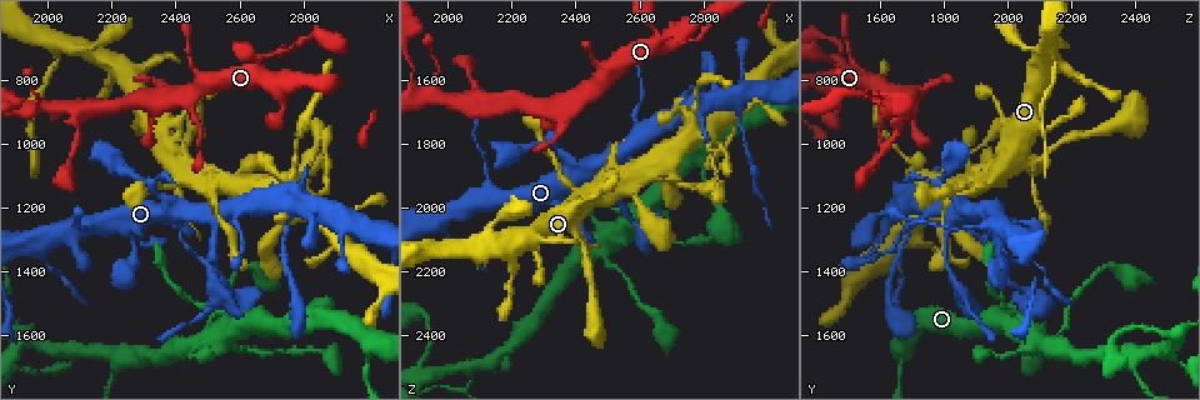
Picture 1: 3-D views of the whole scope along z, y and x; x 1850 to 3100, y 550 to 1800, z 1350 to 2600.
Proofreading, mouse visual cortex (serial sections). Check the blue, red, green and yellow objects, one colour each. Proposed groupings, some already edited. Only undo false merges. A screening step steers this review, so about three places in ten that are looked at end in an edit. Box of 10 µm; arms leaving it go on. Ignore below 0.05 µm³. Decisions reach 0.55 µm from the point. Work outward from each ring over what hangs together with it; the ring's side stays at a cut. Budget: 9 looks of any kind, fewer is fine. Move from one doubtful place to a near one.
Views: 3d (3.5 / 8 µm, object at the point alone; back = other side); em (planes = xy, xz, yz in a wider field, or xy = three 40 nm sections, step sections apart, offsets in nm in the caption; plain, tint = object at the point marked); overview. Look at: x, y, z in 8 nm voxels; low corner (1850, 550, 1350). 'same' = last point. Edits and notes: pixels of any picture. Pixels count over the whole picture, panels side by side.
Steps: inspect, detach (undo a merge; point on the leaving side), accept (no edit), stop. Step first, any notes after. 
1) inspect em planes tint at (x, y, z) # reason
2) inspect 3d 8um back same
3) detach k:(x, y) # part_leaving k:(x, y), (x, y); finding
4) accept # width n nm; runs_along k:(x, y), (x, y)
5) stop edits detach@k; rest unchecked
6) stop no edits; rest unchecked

inspect 3d 3.5um at (2300, 1120, 1800) # thick turns thin

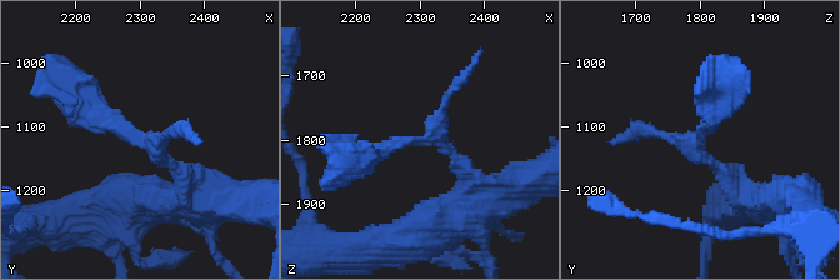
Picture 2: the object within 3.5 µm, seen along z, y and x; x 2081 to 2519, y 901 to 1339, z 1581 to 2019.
inspect em planes tint at (2295, 1125, 1800) # shape alone is not enough

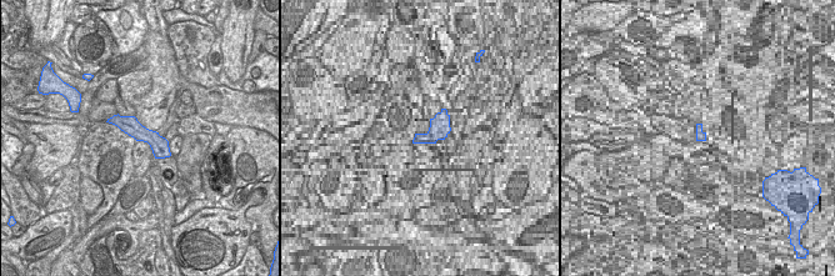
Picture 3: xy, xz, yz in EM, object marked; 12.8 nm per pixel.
accept # runs_along 3:(113, 120), (148, 135), (166, 154); continuous, no second cell

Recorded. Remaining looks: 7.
inspect 3d 3.5um at (2400, 1270, 1930) # abrupt turn

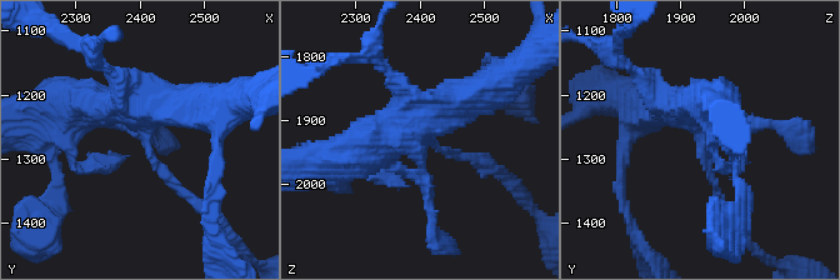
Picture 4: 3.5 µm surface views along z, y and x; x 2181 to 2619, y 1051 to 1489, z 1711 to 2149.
inspect em planes tint at (2410, 1280, 1935) # arm_widths 150, 450 nm

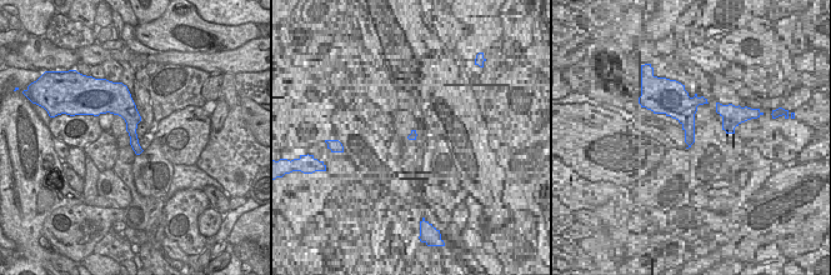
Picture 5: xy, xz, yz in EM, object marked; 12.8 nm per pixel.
inspect em xy step 2 tint same

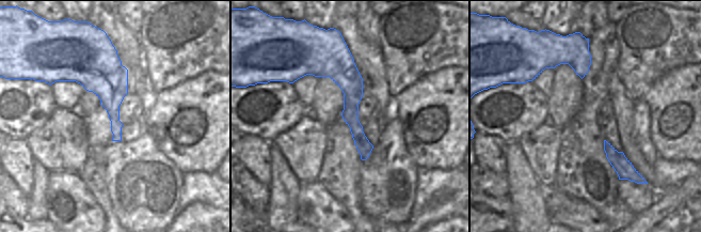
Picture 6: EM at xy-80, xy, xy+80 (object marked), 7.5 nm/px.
accept # runs_along 6:(341, 49), (364, 156); all the same cell

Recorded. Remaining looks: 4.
inspect 3d 3.5um at (2760, 700, 1480) # a narrow waist

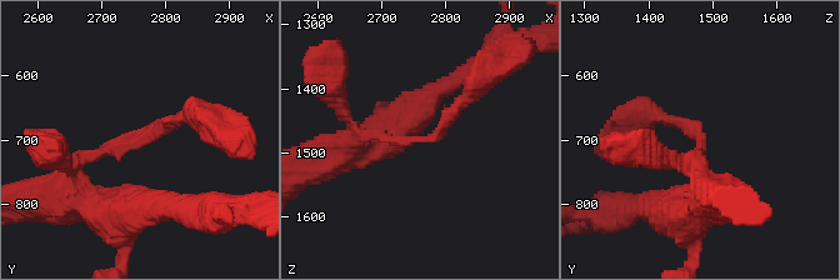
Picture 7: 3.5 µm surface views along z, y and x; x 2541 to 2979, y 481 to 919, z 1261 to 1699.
inspect em planes tint at (2760, 695, 1485) # arm_widths 150, 150 nm; shape alone is not enough

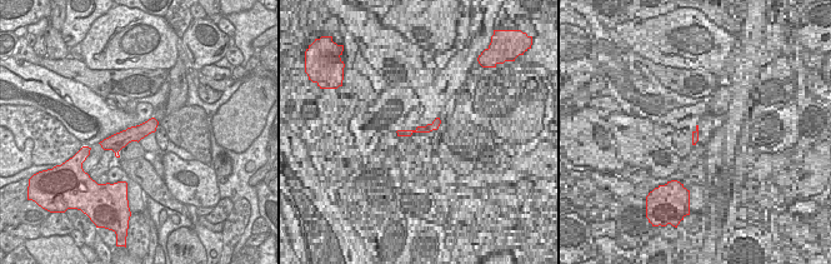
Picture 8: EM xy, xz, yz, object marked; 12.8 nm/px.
accept # width 200 nm; runs_along 8:(154, 123), (115, 143), (104, 144); all the same cell

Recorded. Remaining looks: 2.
inspect em xy step 5 tint at (2070, 1640, 2500) # arms part here

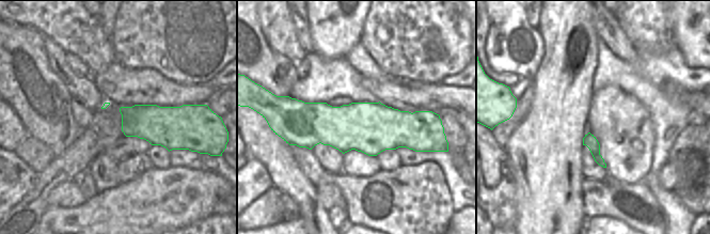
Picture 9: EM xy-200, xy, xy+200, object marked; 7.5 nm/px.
inspect 3d 3.5um same # see where the arms go

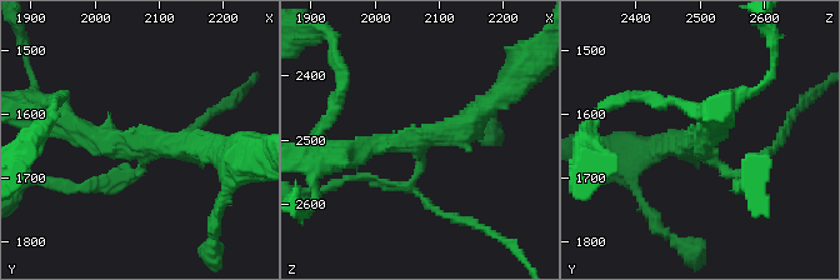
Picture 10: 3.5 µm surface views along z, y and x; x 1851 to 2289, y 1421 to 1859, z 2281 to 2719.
detach 10:(106, 185) # arm_widths 100, 250, 300 nm; part_leaving 10:(139, 165), (108, 185), (43, 181); a second cell is stuck on

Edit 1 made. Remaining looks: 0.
stop edits detach@10; rest unchecked

